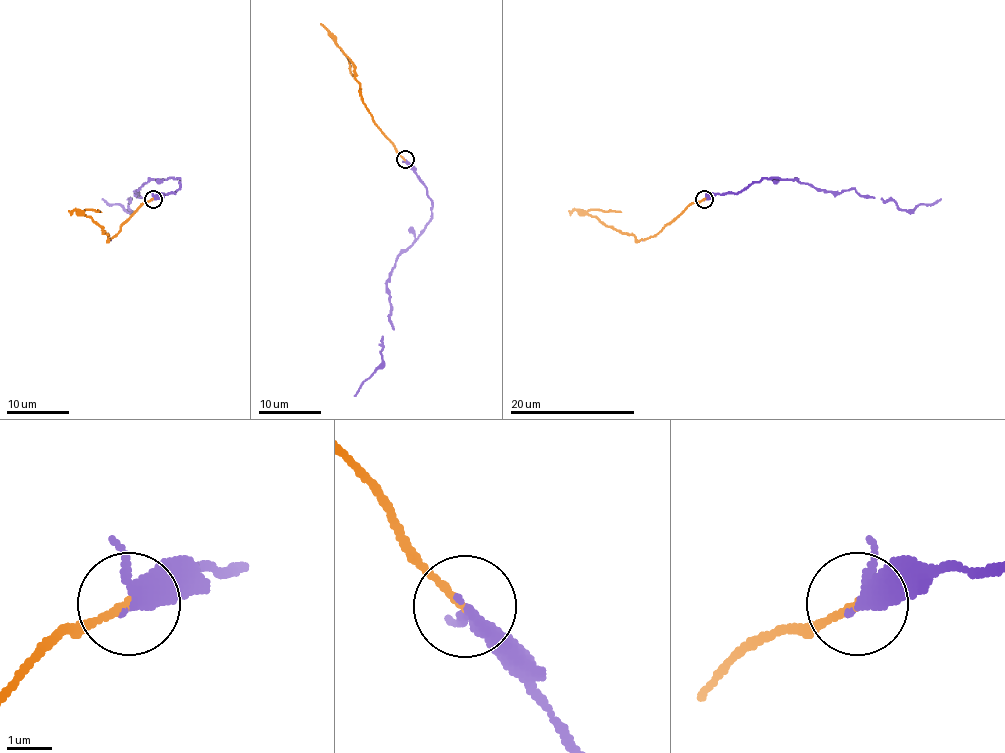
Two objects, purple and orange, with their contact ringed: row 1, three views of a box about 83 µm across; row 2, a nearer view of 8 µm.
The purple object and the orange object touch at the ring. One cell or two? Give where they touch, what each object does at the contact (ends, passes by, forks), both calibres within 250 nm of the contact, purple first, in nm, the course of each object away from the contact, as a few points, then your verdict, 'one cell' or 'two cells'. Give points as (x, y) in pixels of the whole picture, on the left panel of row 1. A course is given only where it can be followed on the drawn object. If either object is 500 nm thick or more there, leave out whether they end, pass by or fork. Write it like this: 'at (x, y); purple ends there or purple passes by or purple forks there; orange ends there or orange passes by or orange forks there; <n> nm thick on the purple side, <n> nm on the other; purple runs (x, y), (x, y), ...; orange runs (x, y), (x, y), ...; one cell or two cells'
at (153, 199); purple passes by; orange ends there; 280 nm thick on the purple side, 150 nm on the other; purple runs (152, 198), (174, 193), (177, 178), (149, 179), (129, 211), (102, 198); orange runs (152, 198), (143, 203), (108, 240), (99, 225), (82, 212), (85, 209), (101, 212); one cell

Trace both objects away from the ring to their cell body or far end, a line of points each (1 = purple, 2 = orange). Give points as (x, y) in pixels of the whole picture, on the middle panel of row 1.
1: (404, 159), (426, 189), (432, 206), (429, 222), (390, 273), (392, 328), (382, 336), (381, 365), (354, 395)
2: (404, 159), (379, 129), (360, 95), (351, 59), (334, 42), (348, 59), (353, 76)

